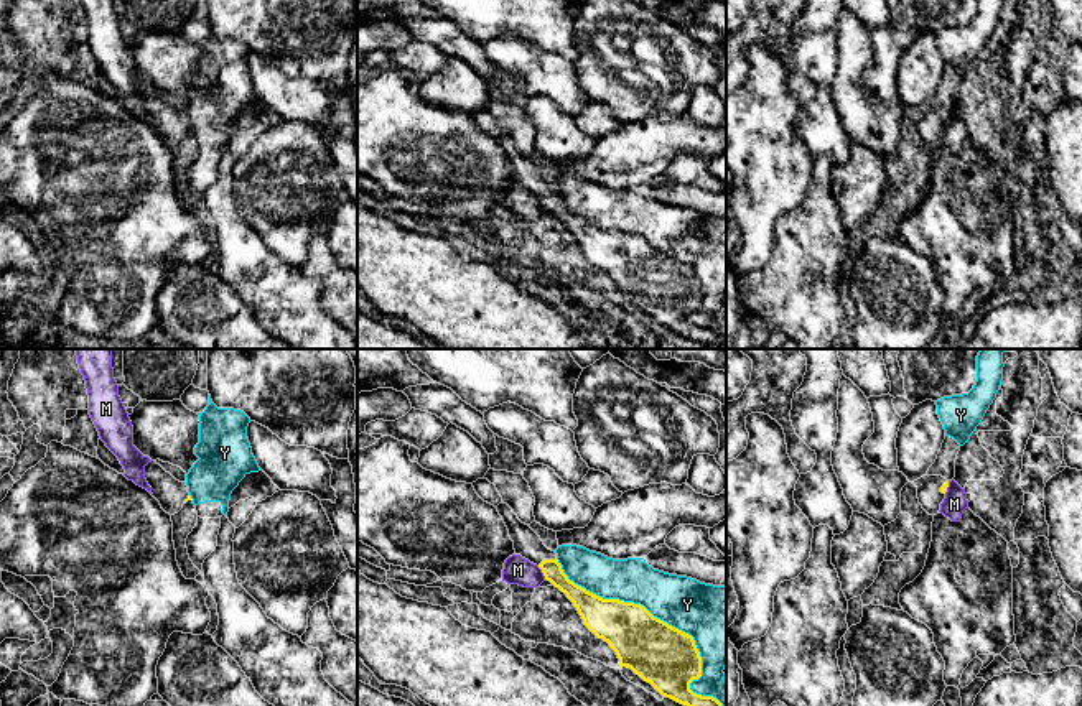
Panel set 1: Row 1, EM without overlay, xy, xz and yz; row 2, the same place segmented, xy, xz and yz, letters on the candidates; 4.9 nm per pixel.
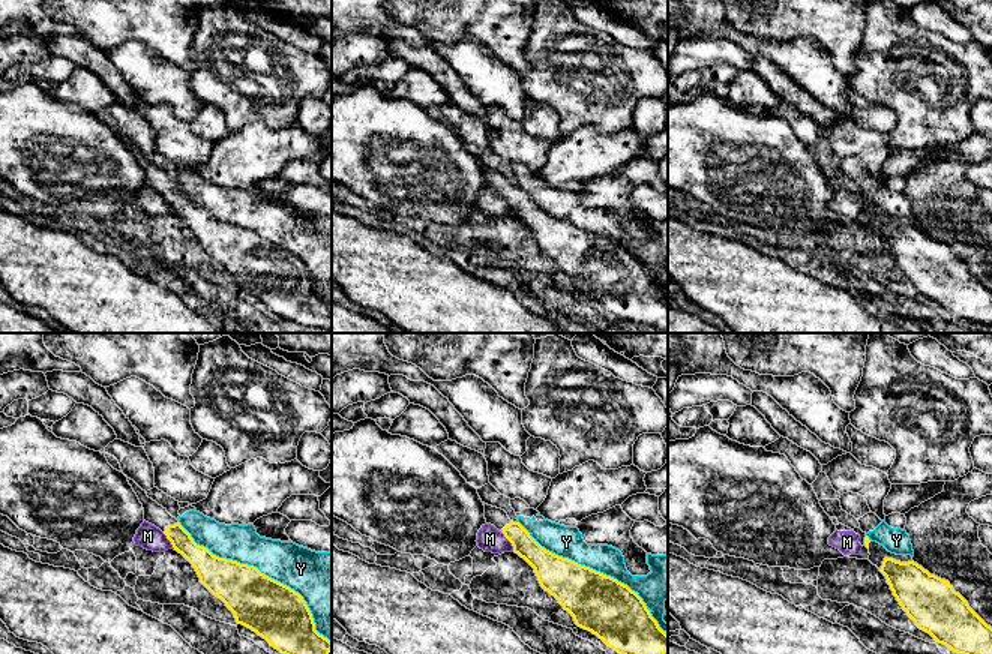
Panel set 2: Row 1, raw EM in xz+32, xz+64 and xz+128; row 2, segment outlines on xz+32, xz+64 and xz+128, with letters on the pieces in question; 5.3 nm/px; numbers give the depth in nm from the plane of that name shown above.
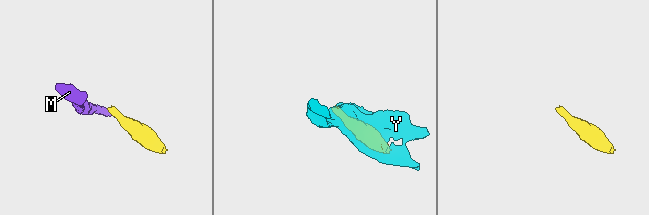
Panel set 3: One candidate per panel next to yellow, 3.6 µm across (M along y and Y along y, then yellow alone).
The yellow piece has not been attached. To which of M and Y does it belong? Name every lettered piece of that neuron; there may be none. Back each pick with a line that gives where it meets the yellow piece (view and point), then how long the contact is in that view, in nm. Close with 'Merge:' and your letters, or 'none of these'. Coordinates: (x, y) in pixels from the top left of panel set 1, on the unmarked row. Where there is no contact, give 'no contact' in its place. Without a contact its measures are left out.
Merge: none of these

